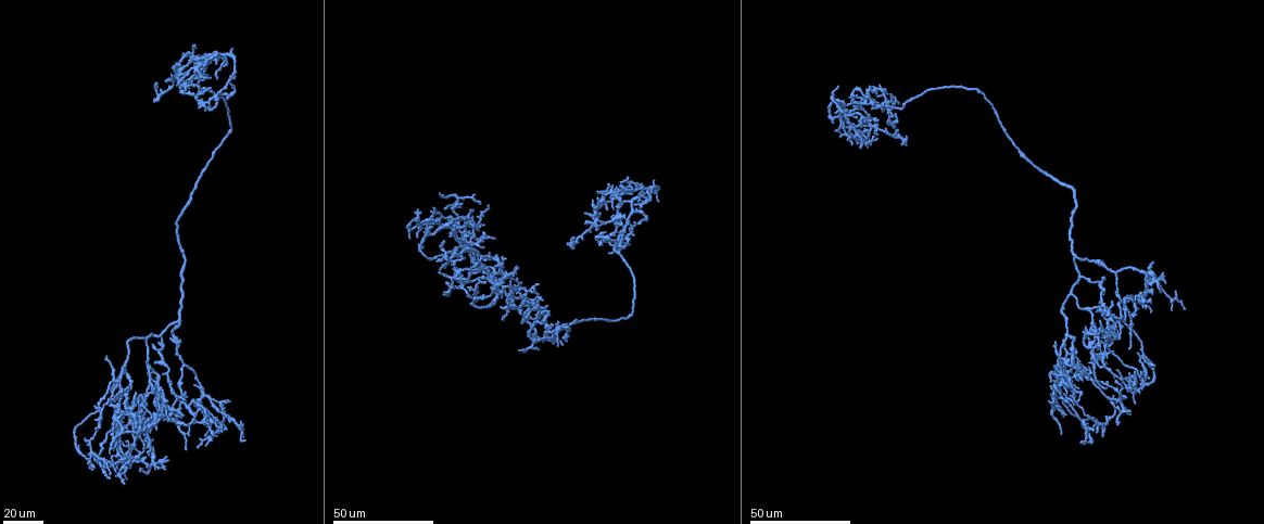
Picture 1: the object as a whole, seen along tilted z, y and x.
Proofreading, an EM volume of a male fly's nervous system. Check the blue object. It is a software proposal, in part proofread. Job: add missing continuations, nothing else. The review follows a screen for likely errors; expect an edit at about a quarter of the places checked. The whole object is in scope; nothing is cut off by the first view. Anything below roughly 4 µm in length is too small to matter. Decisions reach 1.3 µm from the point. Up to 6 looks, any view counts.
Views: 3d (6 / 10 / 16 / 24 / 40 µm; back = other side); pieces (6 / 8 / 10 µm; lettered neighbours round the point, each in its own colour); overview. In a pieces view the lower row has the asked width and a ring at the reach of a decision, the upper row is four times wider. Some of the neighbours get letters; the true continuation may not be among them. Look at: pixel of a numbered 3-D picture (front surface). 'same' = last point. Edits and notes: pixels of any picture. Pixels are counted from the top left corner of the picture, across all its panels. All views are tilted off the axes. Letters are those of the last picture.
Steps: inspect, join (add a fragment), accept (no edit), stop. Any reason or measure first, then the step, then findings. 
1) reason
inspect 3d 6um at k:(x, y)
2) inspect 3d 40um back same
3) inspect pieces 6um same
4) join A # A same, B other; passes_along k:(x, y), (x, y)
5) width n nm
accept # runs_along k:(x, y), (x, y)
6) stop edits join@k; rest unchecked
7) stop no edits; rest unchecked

free end
inspect 3d 24um at 1:(218, 91)

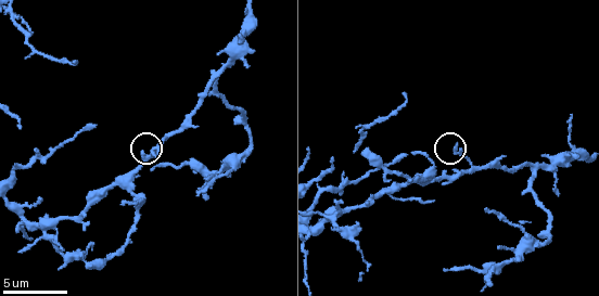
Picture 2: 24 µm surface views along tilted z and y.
inspect pieces 10um at 2:(455, 144)

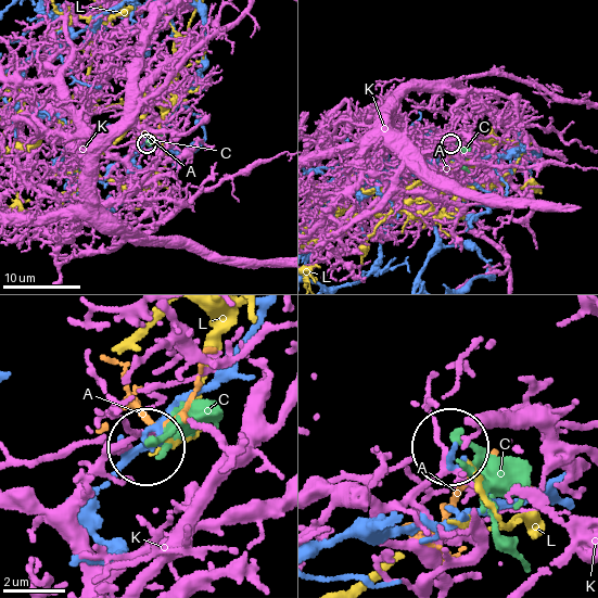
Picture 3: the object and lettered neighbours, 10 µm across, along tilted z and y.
accept # A other, C other, K other, L other; no lettered fragment goes on from it

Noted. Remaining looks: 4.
free end
inspect 3d 24um at 1:(191, 199)

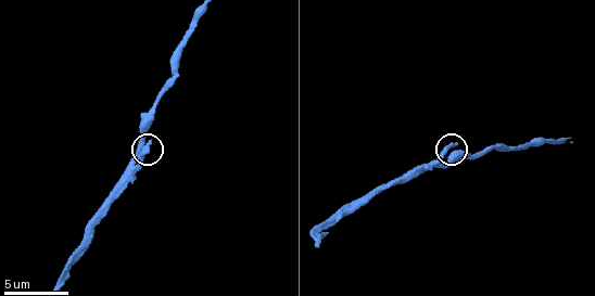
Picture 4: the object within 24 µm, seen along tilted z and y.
zoom in
inspect 3d 10um at 4:(148, 144)

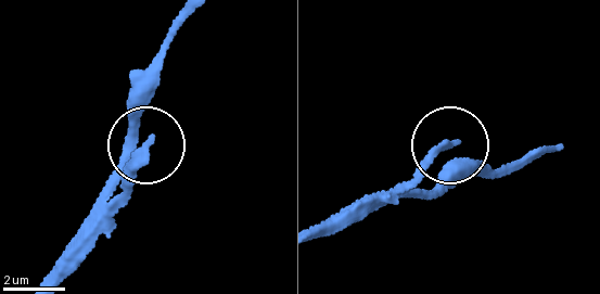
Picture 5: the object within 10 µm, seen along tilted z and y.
inspect pieces 6um at 5:(453, 146)

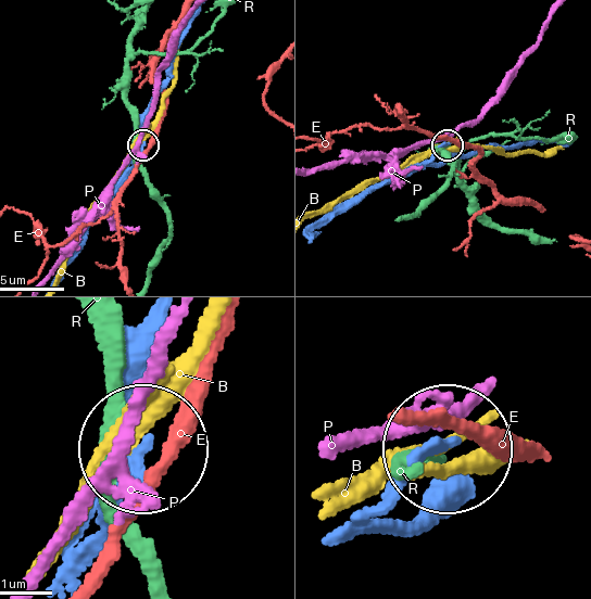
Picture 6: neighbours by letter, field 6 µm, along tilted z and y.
accept # B other, E other, P other, R other; runs_along 6:(314, 221), (428, 161), (444, 145); no lettered fragment goes on from it

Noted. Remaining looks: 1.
stop no edits; rest unchecked

